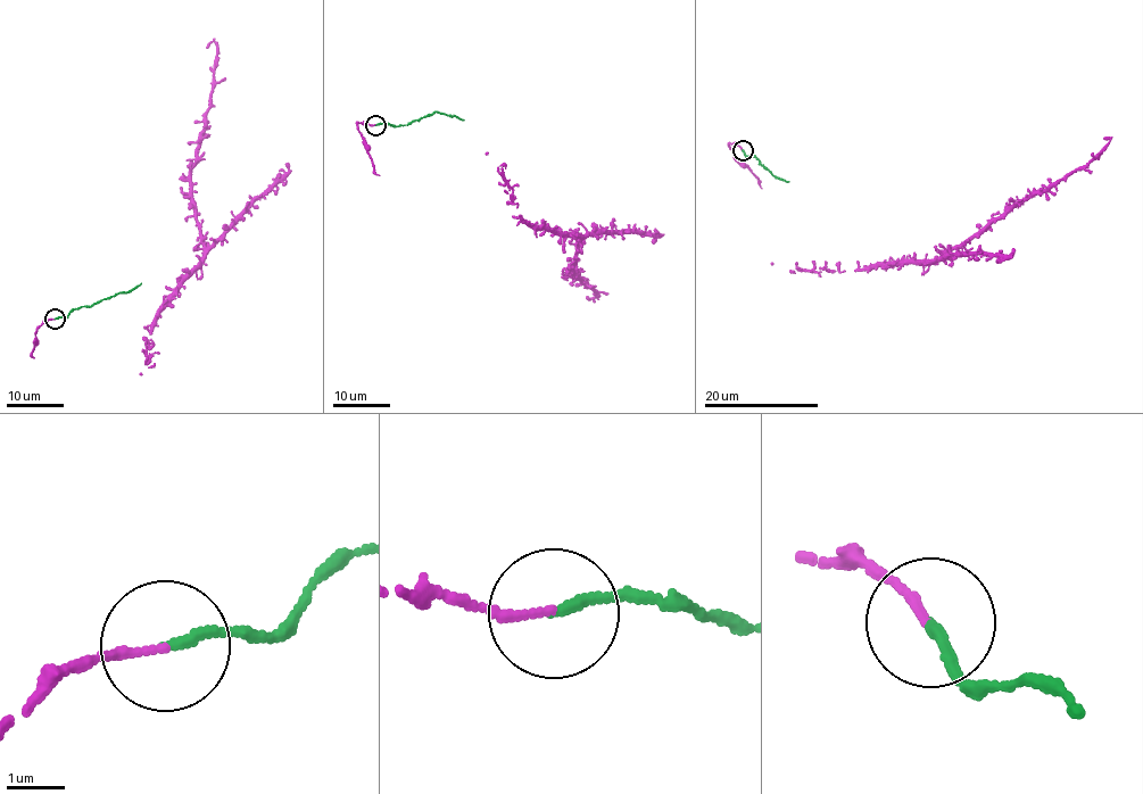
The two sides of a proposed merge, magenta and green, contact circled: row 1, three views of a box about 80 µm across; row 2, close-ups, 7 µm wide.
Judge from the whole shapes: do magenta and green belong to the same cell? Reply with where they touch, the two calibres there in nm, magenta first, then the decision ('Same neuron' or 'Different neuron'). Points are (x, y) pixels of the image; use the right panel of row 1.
Place: (743, 150). Thickness 140 nm (magenta) against 170 nm. Same neuron

